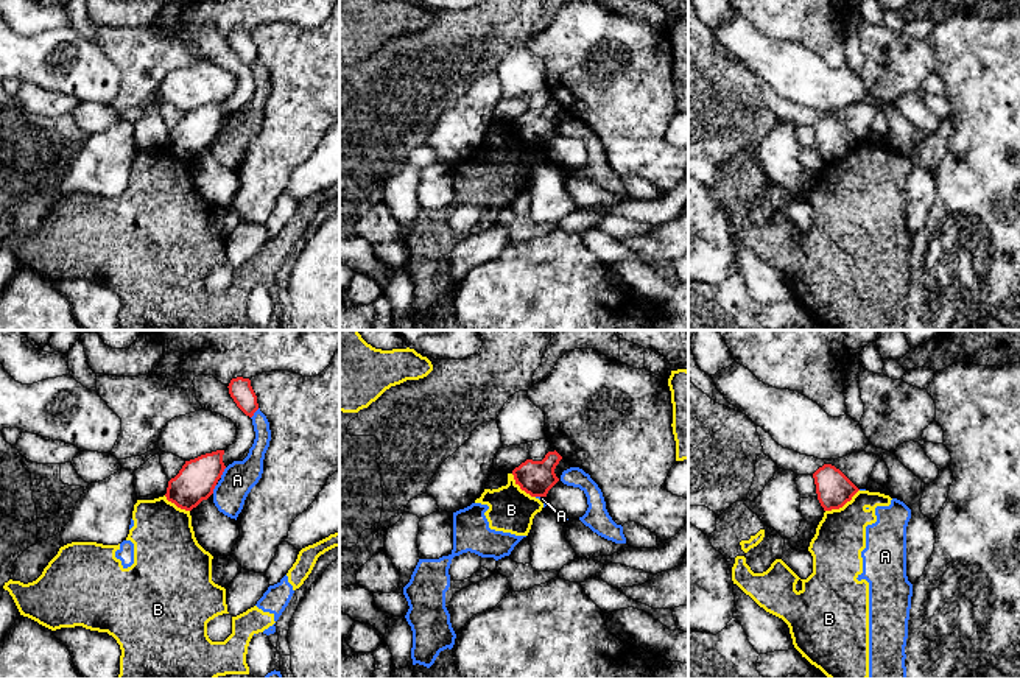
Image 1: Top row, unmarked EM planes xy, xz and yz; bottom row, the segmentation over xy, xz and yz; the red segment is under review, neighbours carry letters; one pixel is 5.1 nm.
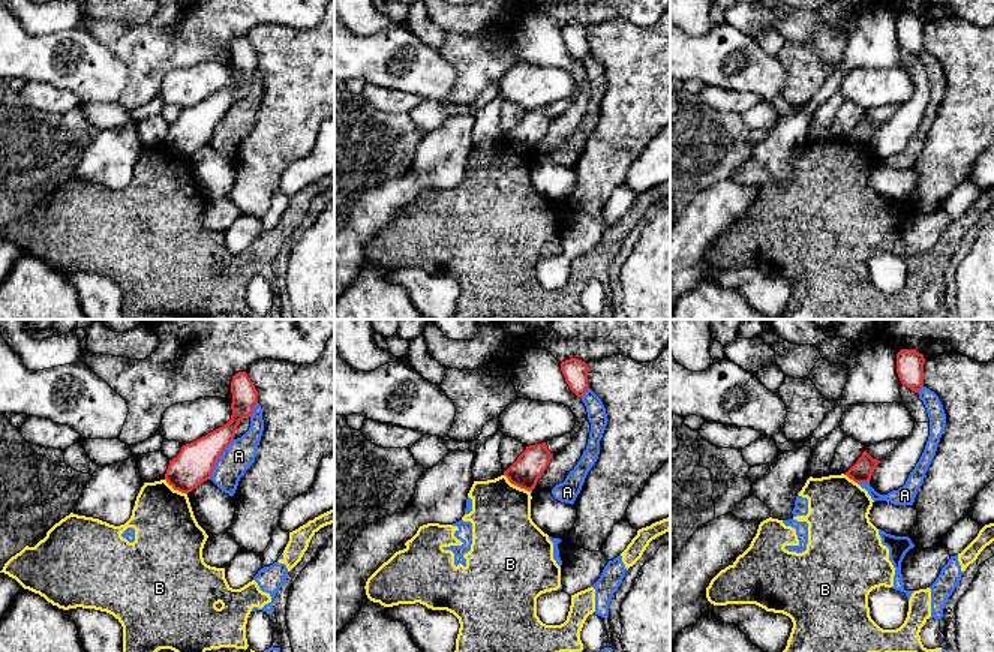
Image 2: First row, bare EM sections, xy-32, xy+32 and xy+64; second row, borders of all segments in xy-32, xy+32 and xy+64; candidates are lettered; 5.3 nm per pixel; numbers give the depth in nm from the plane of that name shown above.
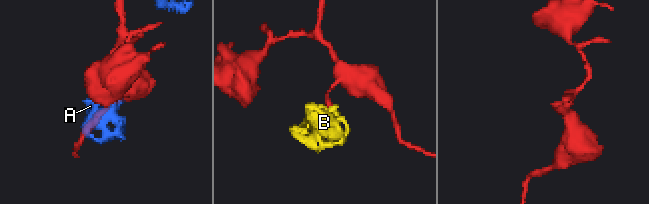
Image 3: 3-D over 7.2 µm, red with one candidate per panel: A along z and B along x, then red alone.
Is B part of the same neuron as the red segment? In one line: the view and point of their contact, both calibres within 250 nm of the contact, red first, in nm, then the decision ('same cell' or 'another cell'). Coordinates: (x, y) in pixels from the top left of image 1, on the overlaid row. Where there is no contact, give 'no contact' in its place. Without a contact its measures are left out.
meets red in yz at (843, 505); 180 nm thick on the red side, 260 nm on the other; another cell

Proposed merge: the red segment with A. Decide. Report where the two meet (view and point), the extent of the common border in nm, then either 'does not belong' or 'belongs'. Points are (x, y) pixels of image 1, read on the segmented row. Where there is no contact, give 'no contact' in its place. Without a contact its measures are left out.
xy (223, 471) | 70 nm | does not belong

